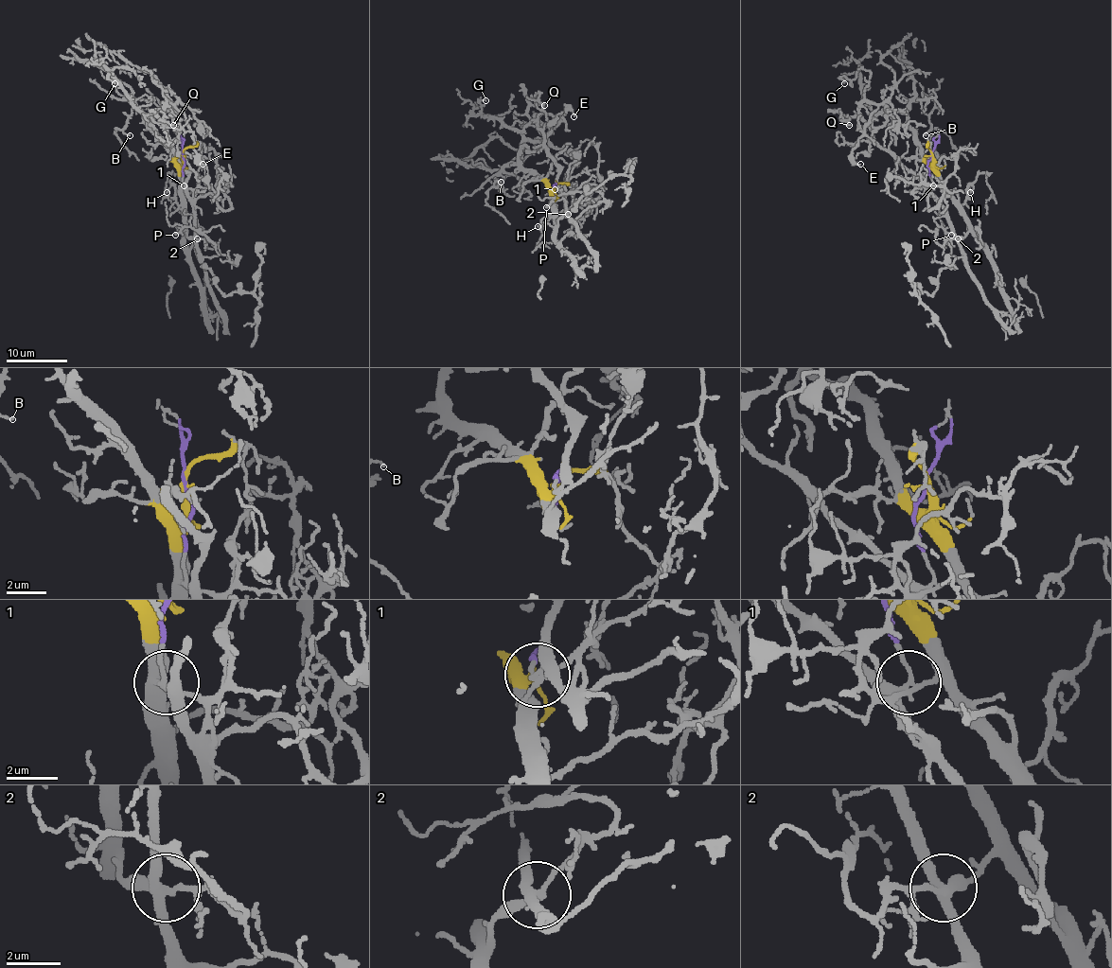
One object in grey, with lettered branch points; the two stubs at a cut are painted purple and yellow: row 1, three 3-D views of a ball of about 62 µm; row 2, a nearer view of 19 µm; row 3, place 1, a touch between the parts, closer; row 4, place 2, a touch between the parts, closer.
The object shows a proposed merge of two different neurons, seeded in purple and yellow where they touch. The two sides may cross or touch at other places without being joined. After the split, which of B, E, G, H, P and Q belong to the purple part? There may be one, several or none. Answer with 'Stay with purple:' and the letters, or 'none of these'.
Stay with purple: E

